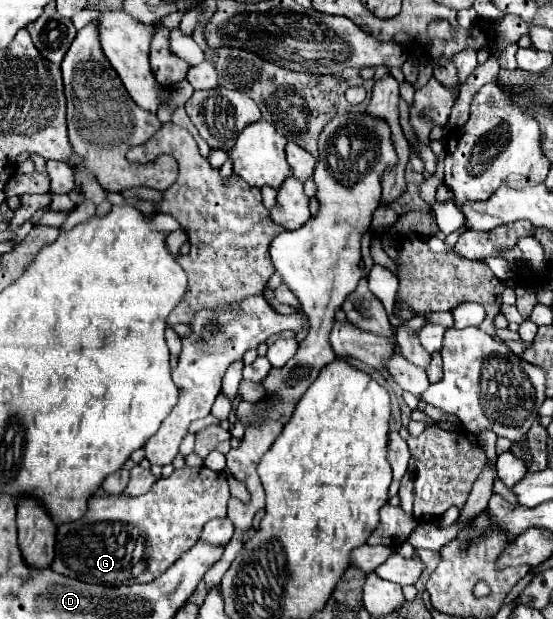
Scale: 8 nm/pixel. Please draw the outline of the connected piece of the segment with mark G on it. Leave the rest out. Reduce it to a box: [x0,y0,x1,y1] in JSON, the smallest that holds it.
[52,465,230,587]

